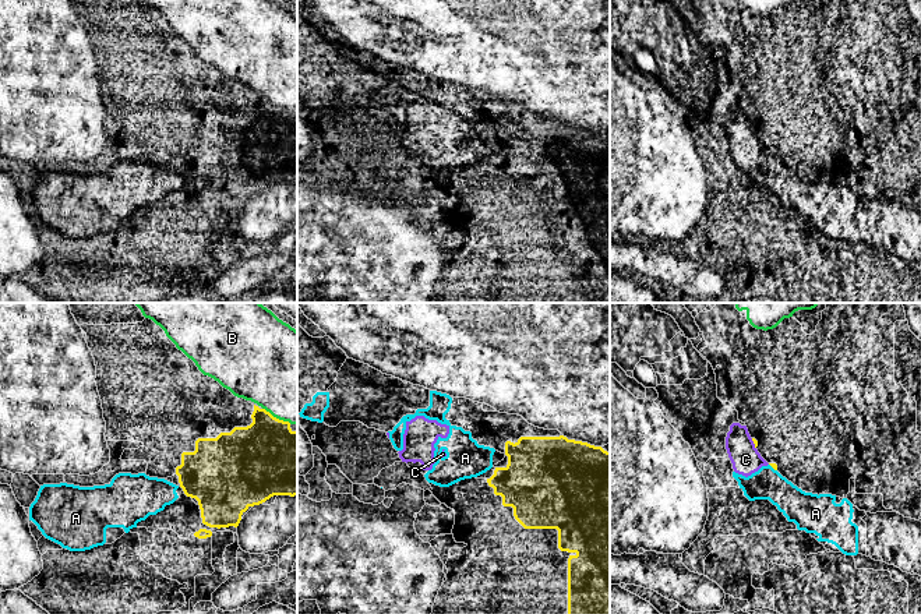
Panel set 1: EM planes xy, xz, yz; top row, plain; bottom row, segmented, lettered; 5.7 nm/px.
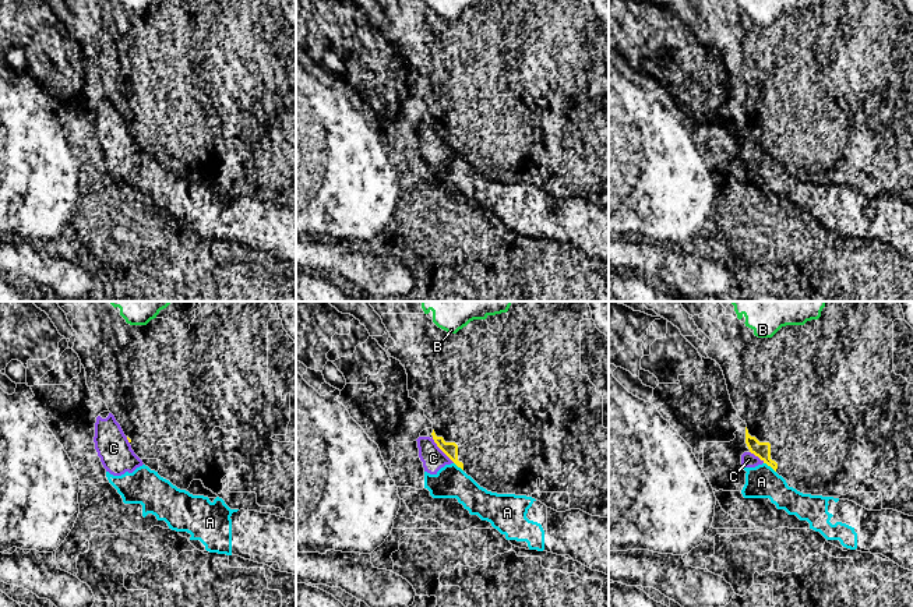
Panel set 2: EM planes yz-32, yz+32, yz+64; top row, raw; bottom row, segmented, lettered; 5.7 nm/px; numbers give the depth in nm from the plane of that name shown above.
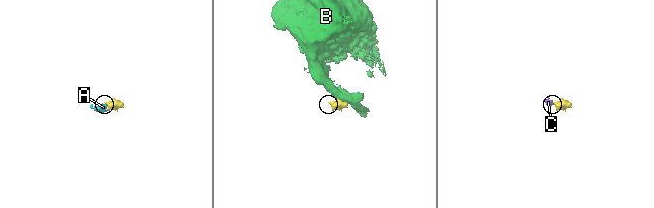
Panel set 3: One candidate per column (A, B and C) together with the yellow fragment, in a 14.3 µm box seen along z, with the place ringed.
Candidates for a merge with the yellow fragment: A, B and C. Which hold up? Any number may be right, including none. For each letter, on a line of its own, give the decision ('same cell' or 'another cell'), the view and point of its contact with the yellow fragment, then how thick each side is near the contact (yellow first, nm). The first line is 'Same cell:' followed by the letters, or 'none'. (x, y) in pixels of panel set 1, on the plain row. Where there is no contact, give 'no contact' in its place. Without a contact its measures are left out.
Same cell: none
A: another cell; meets yellow in yz at (773, 155); 30 nm thick on the yellow side, 180 nm on the other
B: another cell; meets yellow in xy at (275, 105); 440 nm thick on the yellow side, 480 nm on the other
C: another cell; meets yellow in yz at (754, 130); 20 nm thick on the yellow side, 170 nm on the other

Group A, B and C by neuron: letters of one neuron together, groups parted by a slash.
A C / B

